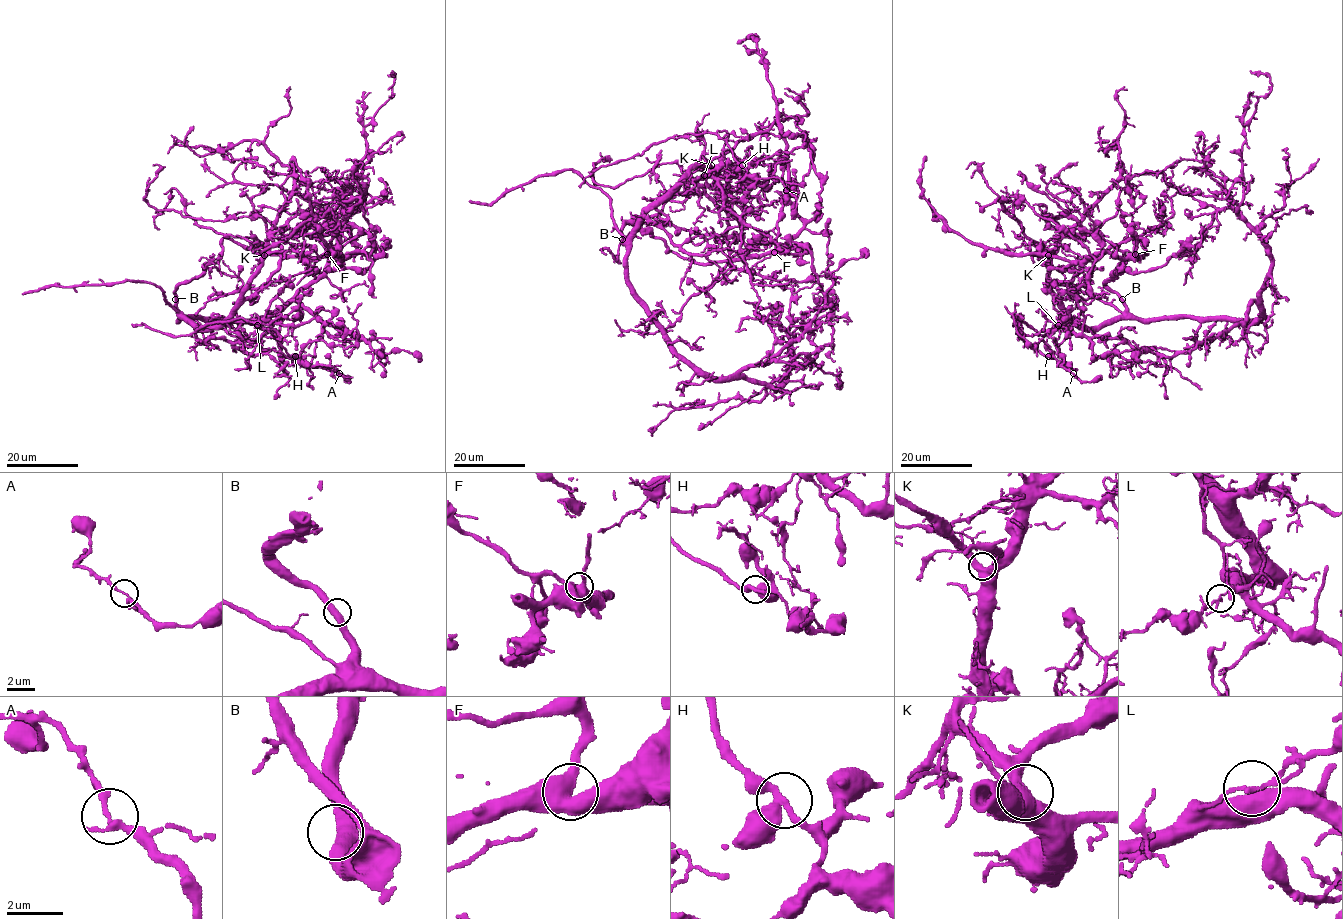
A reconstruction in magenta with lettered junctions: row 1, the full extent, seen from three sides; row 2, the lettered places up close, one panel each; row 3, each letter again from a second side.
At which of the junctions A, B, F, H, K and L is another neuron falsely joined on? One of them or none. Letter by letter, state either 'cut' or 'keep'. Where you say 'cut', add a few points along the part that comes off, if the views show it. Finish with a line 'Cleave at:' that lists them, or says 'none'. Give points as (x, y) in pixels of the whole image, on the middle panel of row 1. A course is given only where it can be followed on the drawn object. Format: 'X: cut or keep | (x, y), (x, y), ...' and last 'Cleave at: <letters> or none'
A: keep
B: keep
F: keep
H: keep
K: keep
L: keep
Cleave at: none

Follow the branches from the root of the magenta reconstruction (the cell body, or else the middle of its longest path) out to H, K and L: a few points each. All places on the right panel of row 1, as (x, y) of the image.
H: (1121, 299), (1126, 308), (1122, 314), (1096, 327), (1061, 321), (1052, 329), (1024, 336), (1030, 346), (1048, 355)
K: (1121, 299), (1126, 310), (1120, 316), (1103, 321), (1096, 327), (1080, 325), (1049, 283), (1048, 255)
L: (1121, 299), (1126, 308), (1122, 314), (1096, 327), (1079, 327), (1073, 321), (1061, 321), (1057, 326)

